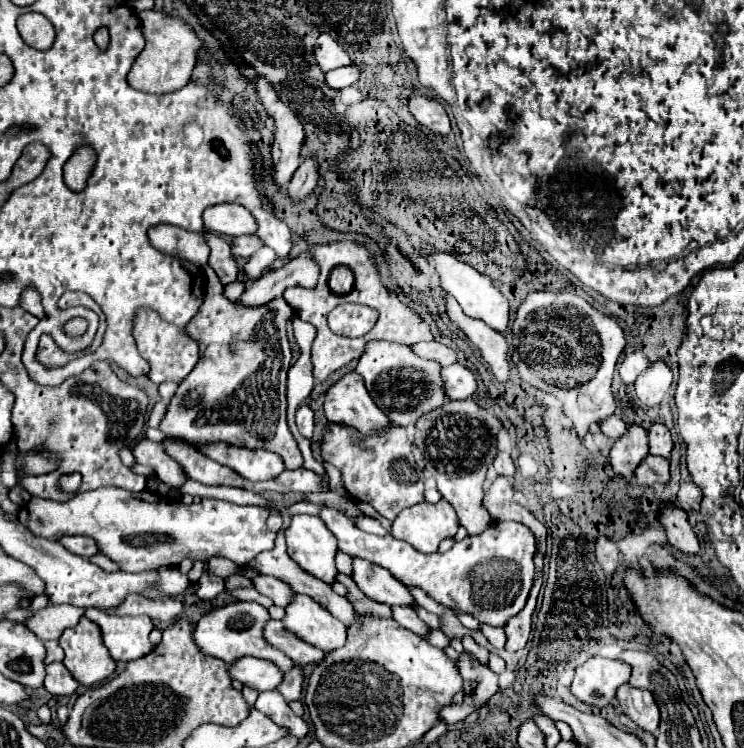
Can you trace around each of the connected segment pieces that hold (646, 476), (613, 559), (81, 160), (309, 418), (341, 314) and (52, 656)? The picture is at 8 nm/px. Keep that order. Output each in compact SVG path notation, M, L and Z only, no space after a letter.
M648 456L636 470L636 482L640 486L654 486L656 482L666 484L670 480L670 462L660 456Z
M600 536L596 540L596 560L600 562L600 566L606 574L612 574L620 566L620 550L618 550L616 542L606 536Z
M80 148L74 152L74 156L64 166L64 182L70 190L82 190L86 186L94 160L96 156L92 148Z
M300 406L296 410L296 426L298 426L298 432L306 440L312 438L312 432L314 432L314 412L308 406Z
M338 304L328 314L328 326L338 336L364 336L370 332L378 318L378 312L374 312L370 306L362 304Z
M48 640L48 642L44 642L44 646L46 646L46 652L48 652L48 656L46 656L46 664L56 662L56 660L64 660L64 652L62 652L62 648L60 648L58 642Z

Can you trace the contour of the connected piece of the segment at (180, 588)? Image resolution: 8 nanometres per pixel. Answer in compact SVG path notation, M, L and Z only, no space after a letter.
M162 566L158 574L160 574L160 582L156 584L156 590L164 594L179 595L191 585L188 575L182 573L178 566Z

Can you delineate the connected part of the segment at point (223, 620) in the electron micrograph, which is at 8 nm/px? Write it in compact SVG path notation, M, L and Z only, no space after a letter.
M238 600L238 602L218 606L218 608L206 612L196 624L194 642L202 652L206 652L214 658L220 658L226 664L232 664L234 660L238 660L242 656L256 656L256 658L272 660L274 664L278 664L278 668L288 672L294 666L294 662L280 648L266 644L266 640L262 636L268 622L270 622L270 614L264 606L260 606L258 602L240 602Z

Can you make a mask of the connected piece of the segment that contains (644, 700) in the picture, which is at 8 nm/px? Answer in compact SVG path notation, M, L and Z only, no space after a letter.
M622 684L616 692L616 700L620 704L620 712L624 712L636 726L640 726L646 732L656 732L660 724L660 712L652 692L634 688L630 684Z

